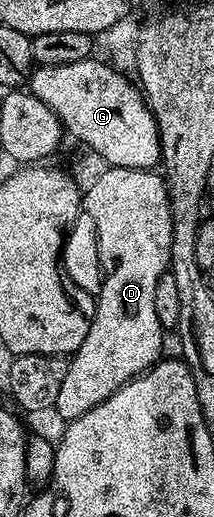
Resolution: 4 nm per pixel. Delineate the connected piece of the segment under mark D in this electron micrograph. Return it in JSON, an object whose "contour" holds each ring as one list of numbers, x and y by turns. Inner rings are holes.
{"contour":[[114,166,104,169,104,173,99,172,92,186,85,188,80,199,81,210,91,216,96,221,99,261,103,271,101,291,95,298,94,315,90,321,89,331,84,337,84,342,77,351,69,358,68,372,64,375,64,380,60,383,60,392,56,395,56,403,52,406,53,412,57,412,65,422,71,422,80,415,86,414,92,407,98,406,106,398,110,398,120,387,129,383,133,377,139,377,146,370,158,364,162,353,162,336,164,330,160,319,156,319,156,283,169,270,170,252,172,251,172,211,170,210,170,196,166,190,166,178,161,172,154,169,124,169]]}

